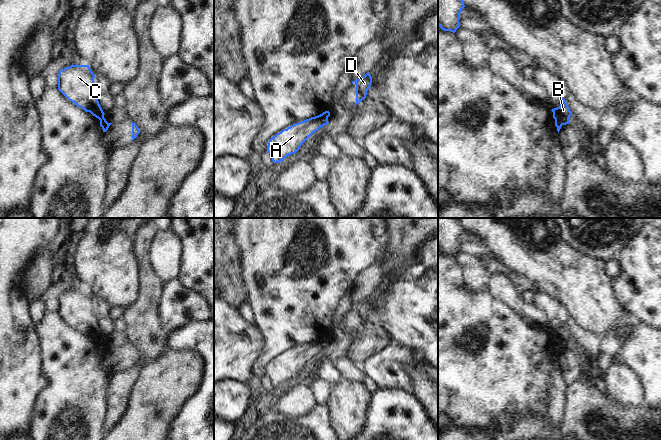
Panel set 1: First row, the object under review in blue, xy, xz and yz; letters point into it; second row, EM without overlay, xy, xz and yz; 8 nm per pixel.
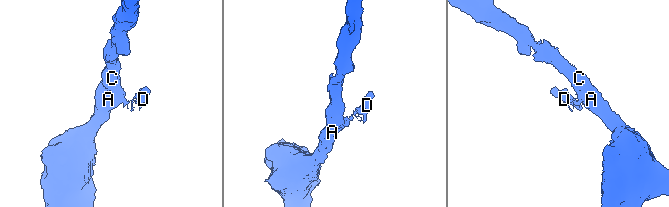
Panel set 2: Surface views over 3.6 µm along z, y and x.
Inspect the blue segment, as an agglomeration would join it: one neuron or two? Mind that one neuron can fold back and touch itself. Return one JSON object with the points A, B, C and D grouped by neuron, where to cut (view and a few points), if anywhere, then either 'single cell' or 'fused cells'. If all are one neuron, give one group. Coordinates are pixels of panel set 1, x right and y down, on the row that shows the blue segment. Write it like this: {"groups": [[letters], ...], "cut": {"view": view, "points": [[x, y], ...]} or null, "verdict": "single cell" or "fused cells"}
{"groups": [["A", "B", "C"], ["D"]], "cut": {"view": "yz", "points": [[555, 118], [562, 124]]}, "verdict": "fused cells"}

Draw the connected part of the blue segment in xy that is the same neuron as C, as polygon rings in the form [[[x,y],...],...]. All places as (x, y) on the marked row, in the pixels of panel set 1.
[[[72,64],[59,70],[58,90],[77,107],[83,108],[84,111],[101,120],[105,113],[95,93],[94,78],[95,75],[89,65]]]

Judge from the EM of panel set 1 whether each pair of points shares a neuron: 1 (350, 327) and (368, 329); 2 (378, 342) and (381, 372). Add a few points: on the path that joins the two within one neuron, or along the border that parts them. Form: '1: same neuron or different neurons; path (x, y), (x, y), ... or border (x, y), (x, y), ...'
1: different neurons; border (356, 329), (353, 338)
2: different neurons; border (388, 343), (361, 365)

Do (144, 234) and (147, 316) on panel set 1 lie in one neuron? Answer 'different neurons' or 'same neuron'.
same neuron

